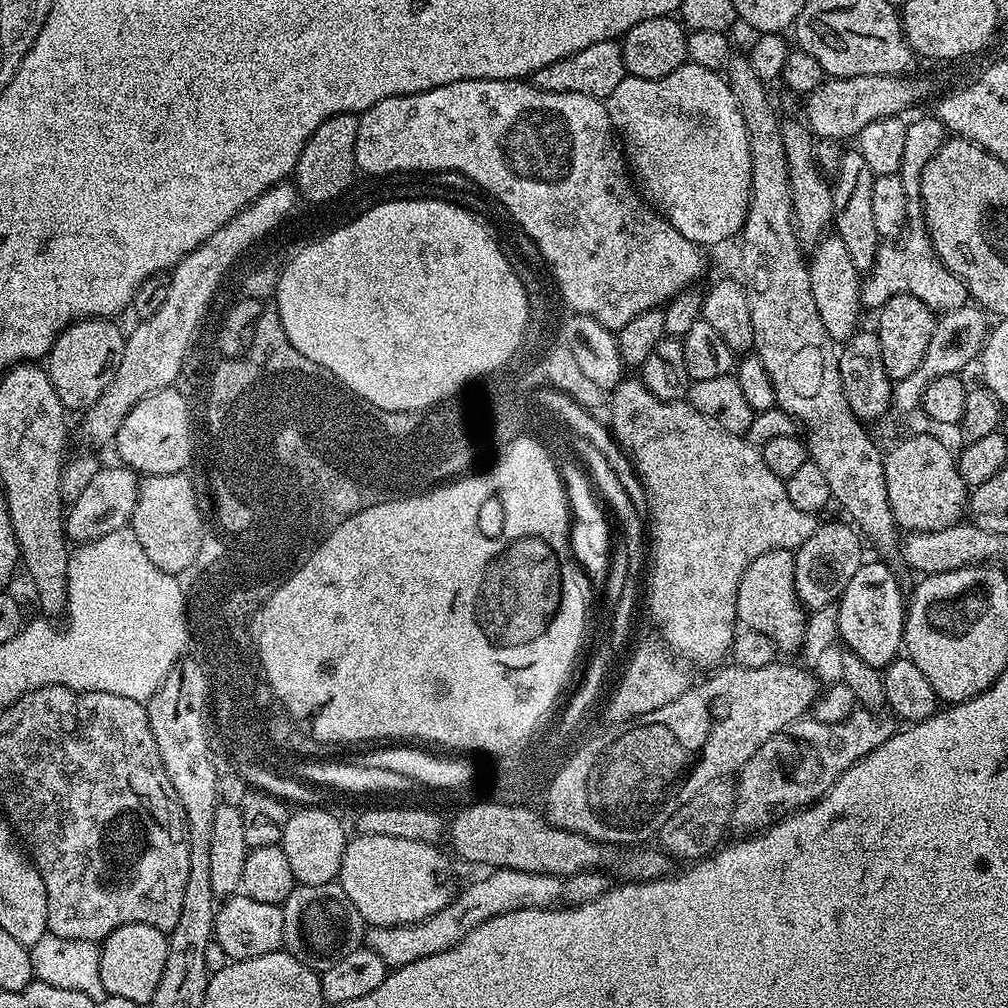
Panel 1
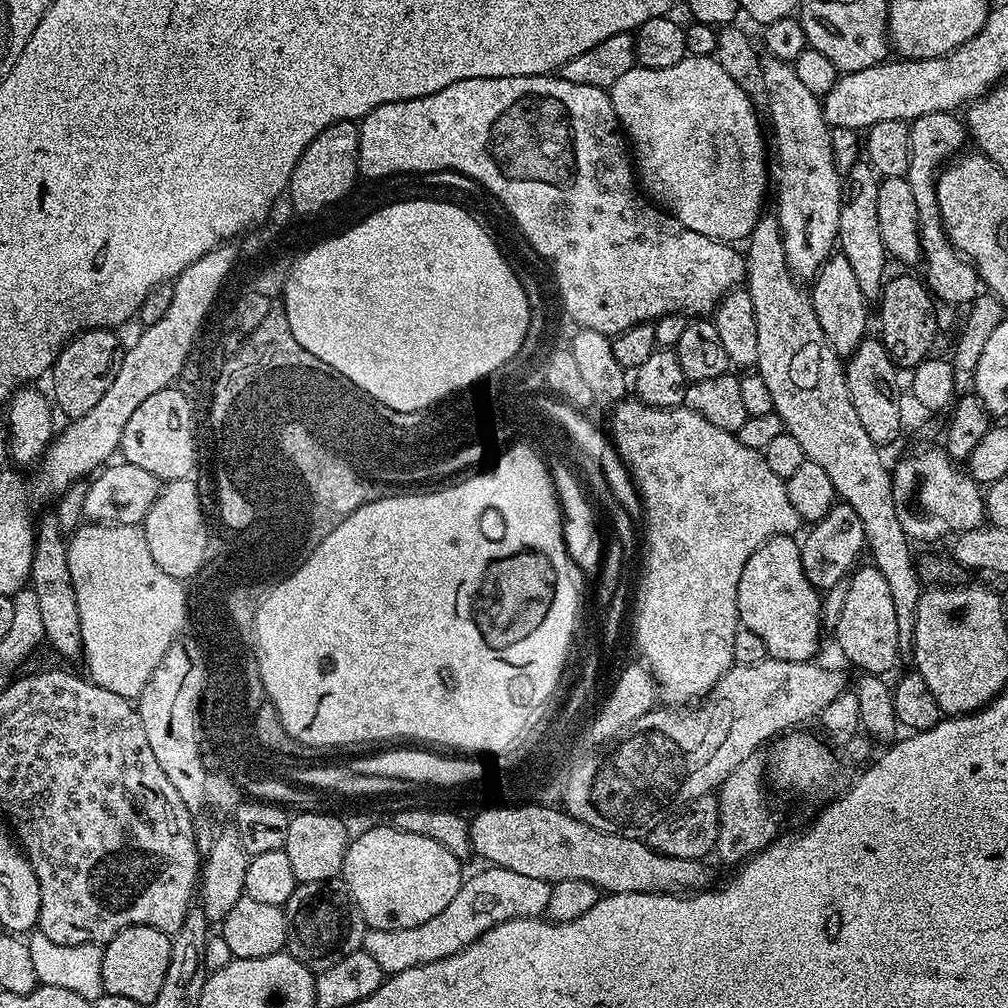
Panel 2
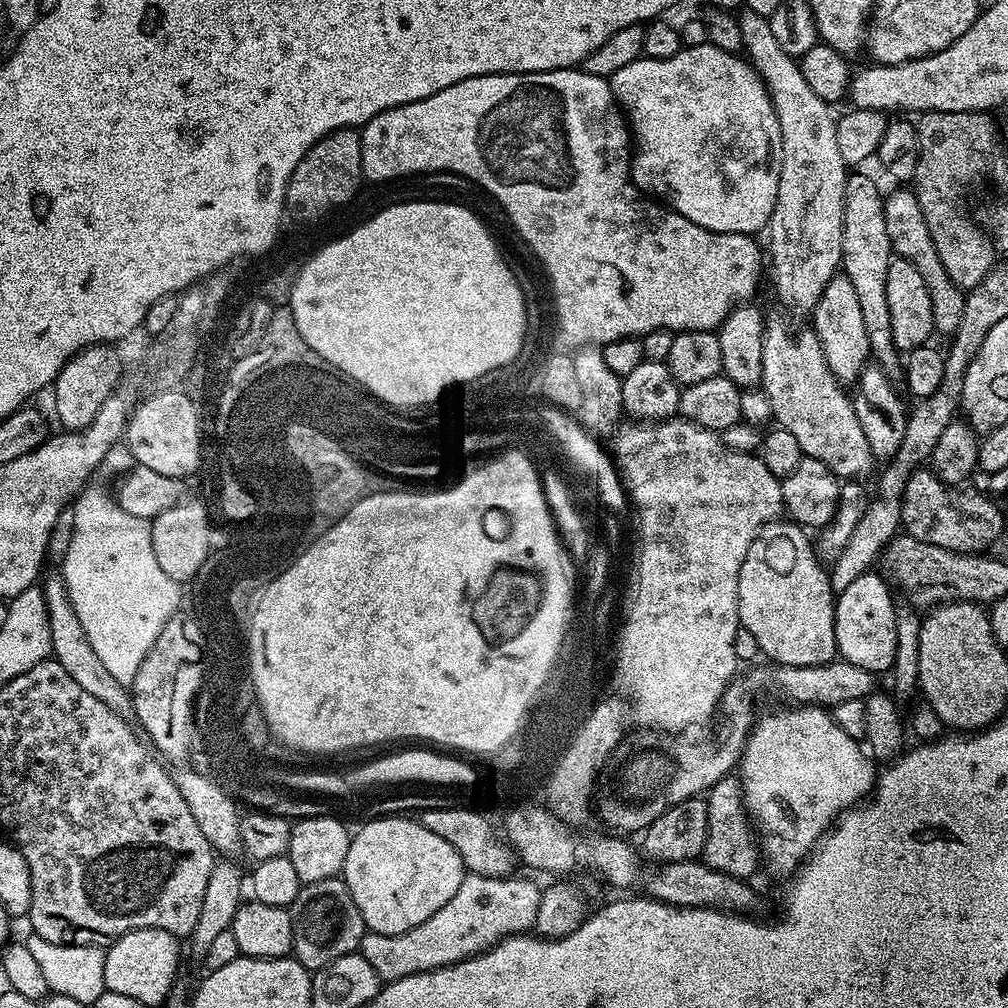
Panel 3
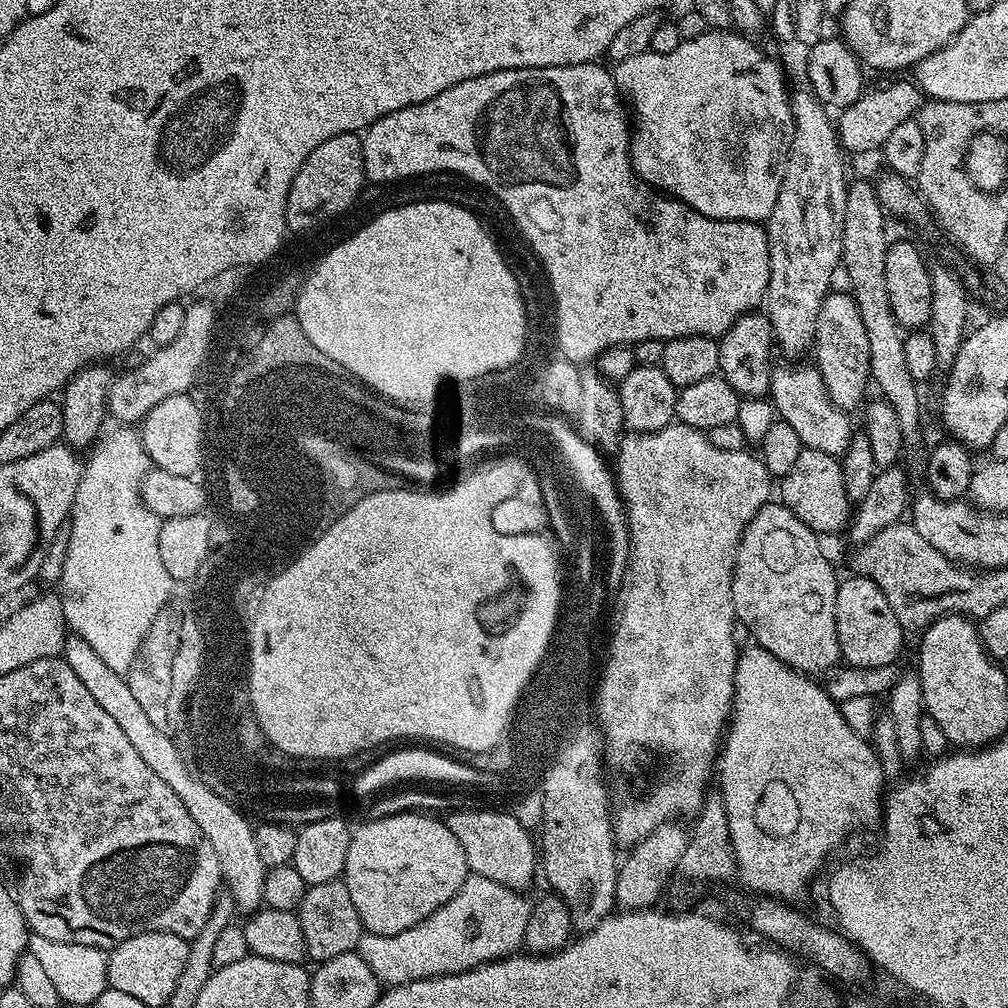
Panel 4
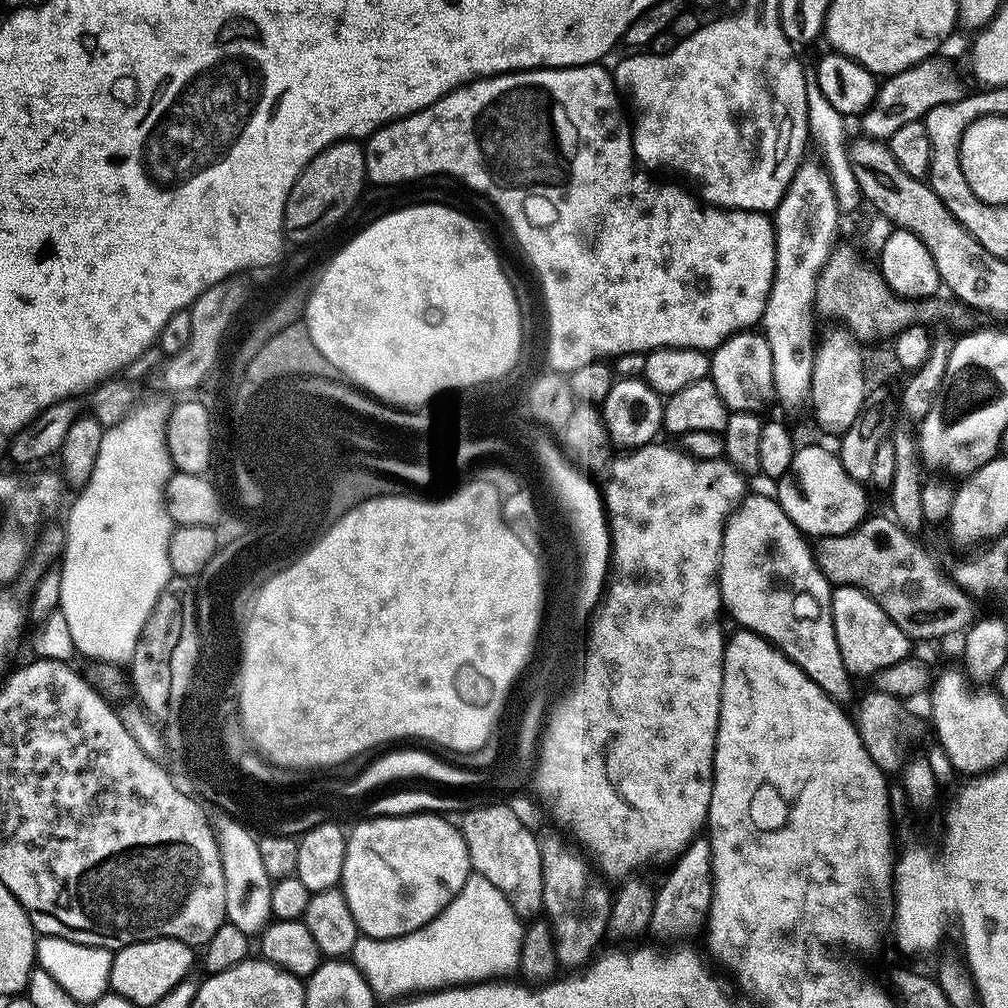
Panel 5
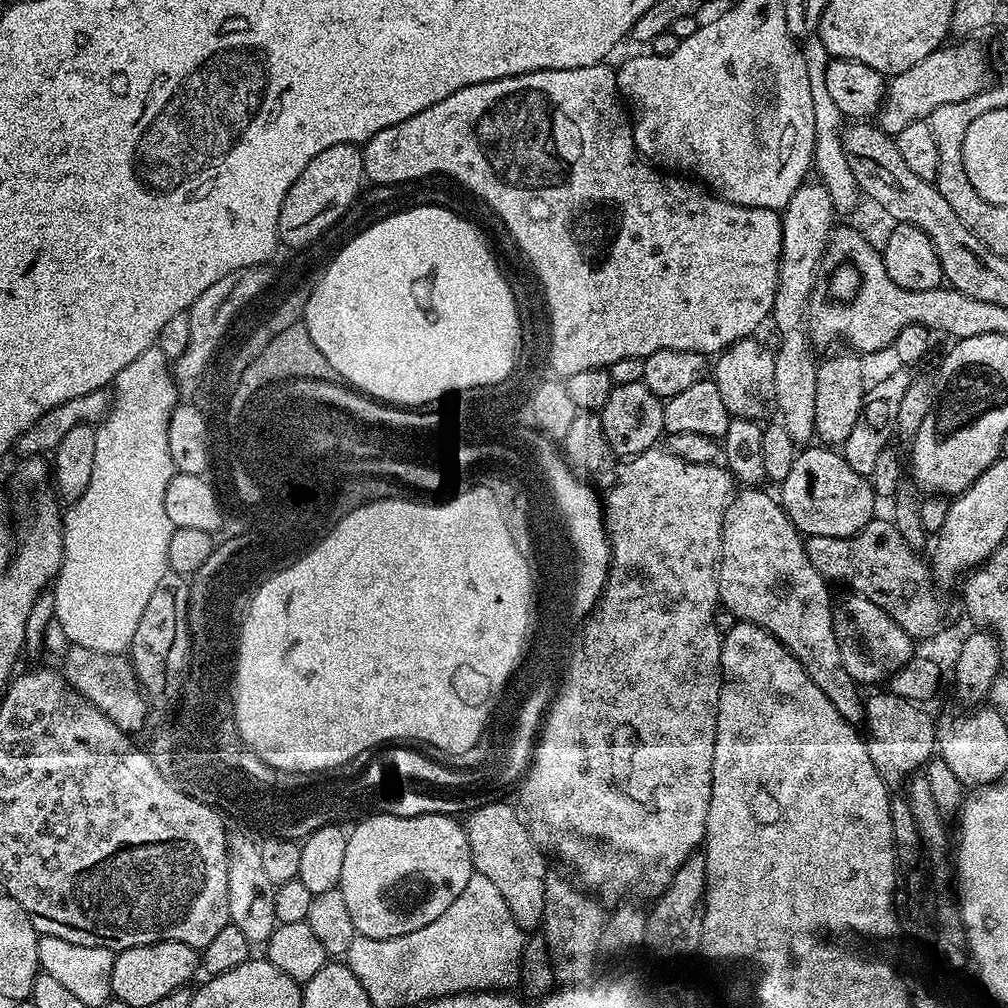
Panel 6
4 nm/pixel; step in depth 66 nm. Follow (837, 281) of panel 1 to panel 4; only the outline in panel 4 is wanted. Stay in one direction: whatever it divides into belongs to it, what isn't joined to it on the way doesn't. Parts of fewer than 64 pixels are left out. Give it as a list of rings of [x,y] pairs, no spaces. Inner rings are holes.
[[[829,291],[821,302],[814,343],[815,354],[814,366],[820,371],[832,405],[845,410],[853,410],[852,408],[856,407],[859,409],[869,395],[867,392],[872,378],[870,341],[866,338],[866,326],[862,326],[862,314],[858,314],[856,299],[847,291]]]

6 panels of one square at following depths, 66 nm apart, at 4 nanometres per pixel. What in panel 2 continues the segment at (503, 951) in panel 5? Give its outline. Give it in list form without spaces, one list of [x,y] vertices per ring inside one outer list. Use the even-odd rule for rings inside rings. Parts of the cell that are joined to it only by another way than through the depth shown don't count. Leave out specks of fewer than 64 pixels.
[[[484,866],[481,872],[465,879],[458,894],[446,906],[446,910],[434,914],[430,922],[422,926],[410,926],[406,930],[378,930],[368,928],[364,934],[362,951],[370,954],[385,974],[410,970],[414,966],[429,964],[447,956],[453,956],[470,946],[486,930],[507,920],[543,917],[550,900],[552,885],[538,878],[526,878],[526,874],[514,874],[514,870]]]

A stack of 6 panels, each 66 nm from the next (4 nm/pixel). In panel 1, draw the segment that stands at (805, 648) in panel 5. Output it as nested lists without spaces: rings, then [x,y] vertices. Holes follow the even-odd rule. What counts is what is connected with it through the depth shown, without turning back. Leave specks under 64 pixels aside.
[[[778,548],[776,550],[770,550],[758,558],[754,558],[754,562],[750,562],[750,566],[742,574],[742,578],[738,582],[738,598],[736,599],[737,621],[743,627],[749,628],[750,630],[759,630],[760,633],[766,634],[766,638],[770,638],[770,642],[774,642],[781,653],[795,653],[800,648],[803,642],[803,635],[806,634],[808,622],[806,609],[801,604],[796,593],[796,587],[794,586],[795,561],[795,555],[789,549]]]

